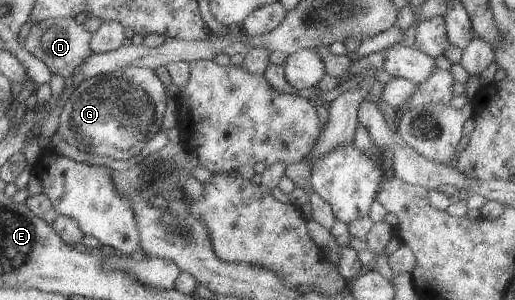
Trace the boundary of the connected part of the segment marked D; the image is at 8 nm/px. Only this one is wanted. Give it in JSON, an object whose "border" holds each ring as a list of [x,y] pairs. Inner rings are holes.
{"border":[[[74,18],[45,19],[32,24],[24,46],[33,56],[43,60],[52,74],[59,74],[66,79],[91,56],[91,37],[92,34],[85,29],[85,25],[78,24]]]}

